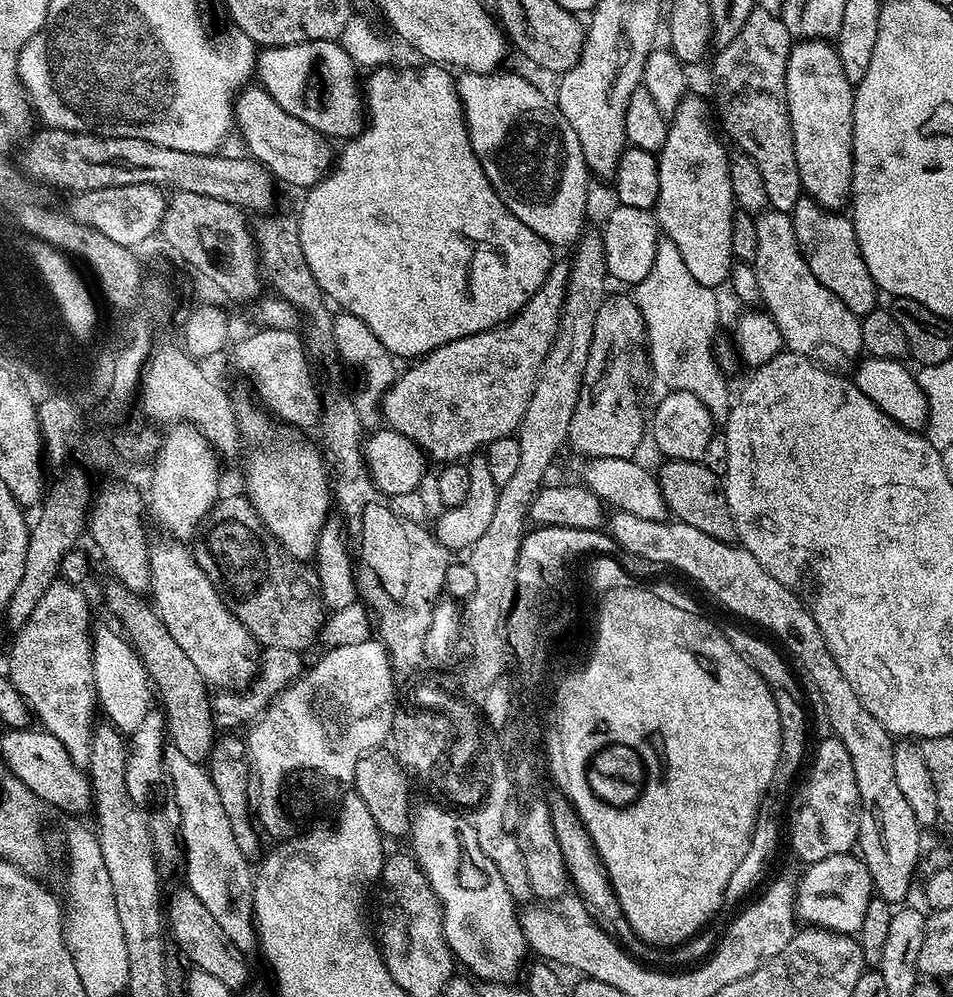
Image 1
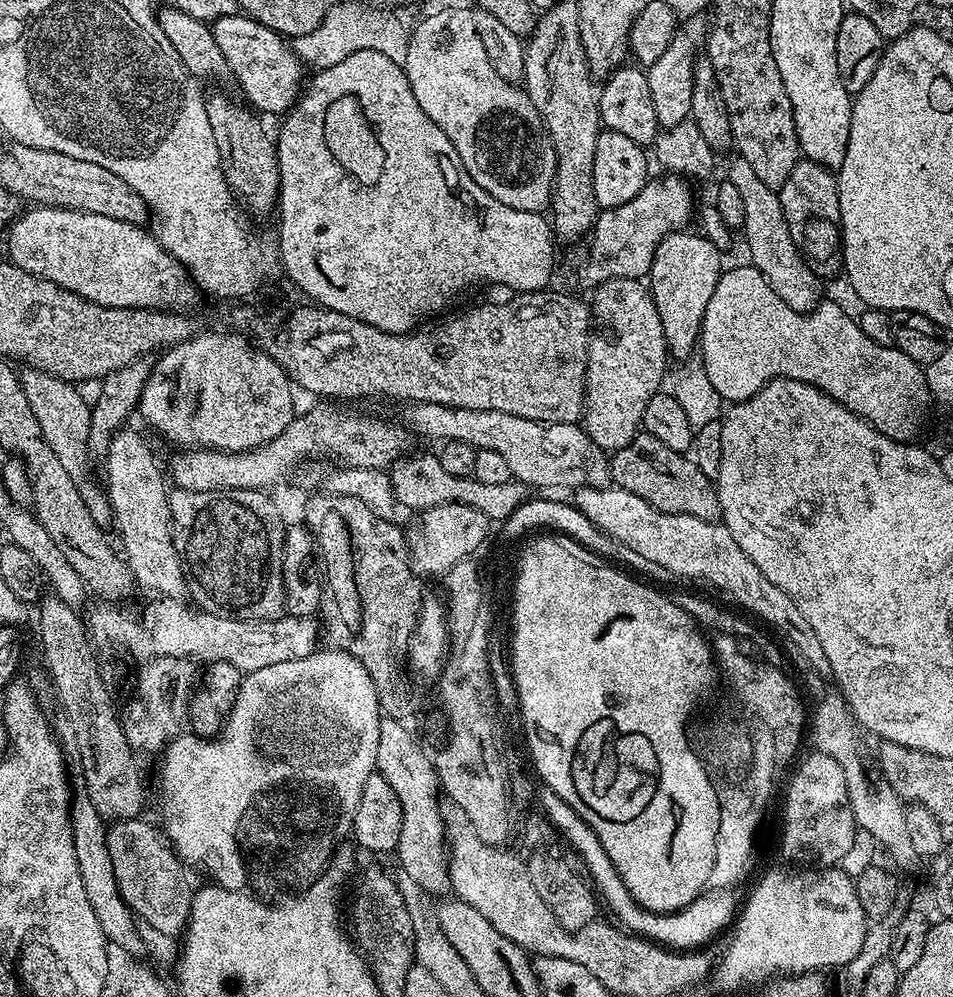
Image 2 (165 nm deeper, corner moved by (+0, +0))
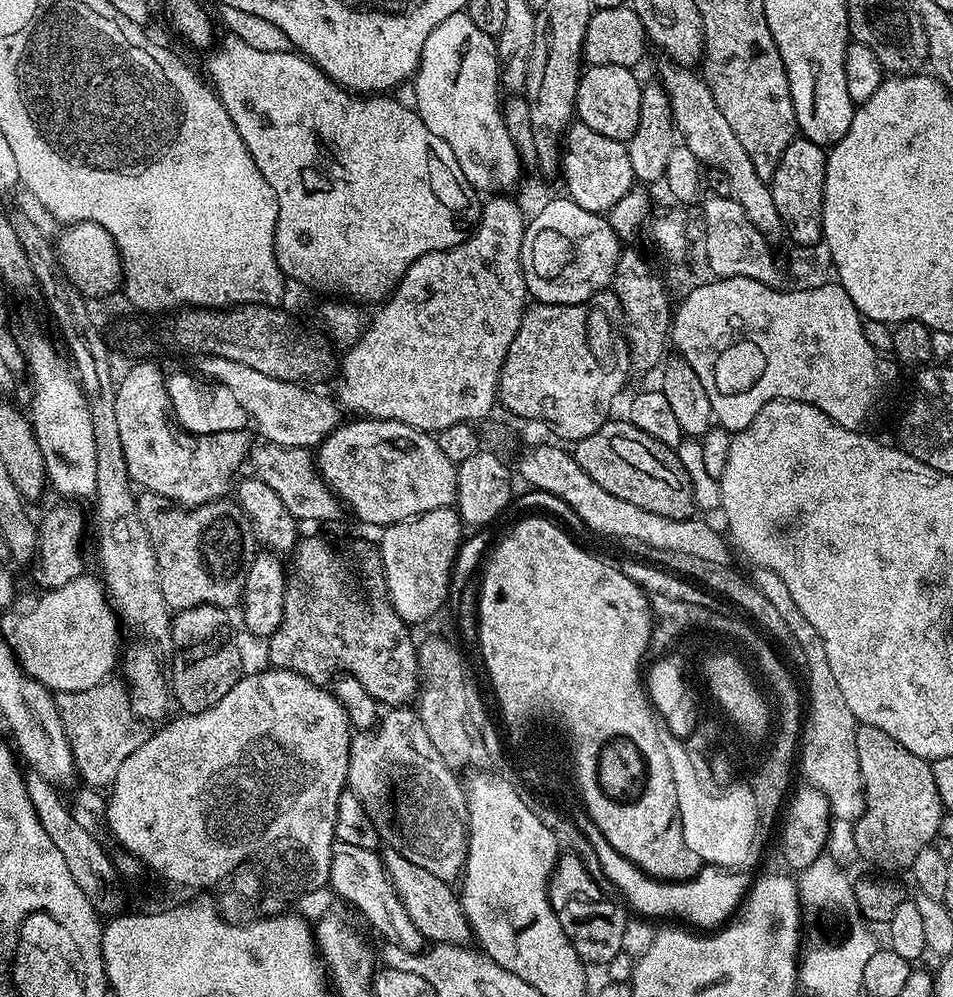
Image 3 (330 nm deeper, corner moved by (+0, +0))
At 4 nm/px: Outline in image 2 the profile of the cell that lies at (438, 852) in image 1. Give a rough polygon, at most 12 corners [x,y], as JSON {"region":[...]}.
{"region":[[401,720],[380,721],[376,771],[402,802],[399,867],[450,885],[442,789]]}

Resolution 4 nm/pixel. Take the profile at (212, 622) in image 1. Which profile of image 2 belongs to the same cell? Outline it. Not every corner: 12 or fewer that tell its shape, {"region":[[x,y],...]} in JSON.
{"region":[[124,426],[104,458],[122,556],[139,587],[180,598],[168,482]]}

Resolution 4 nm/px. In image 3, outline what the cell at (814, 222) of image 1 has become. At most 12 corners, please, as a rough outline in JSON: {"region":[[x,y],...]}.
{"region":[[786,146],[770,187],[783,235],[812,248],[824,235],[828,152]]}

